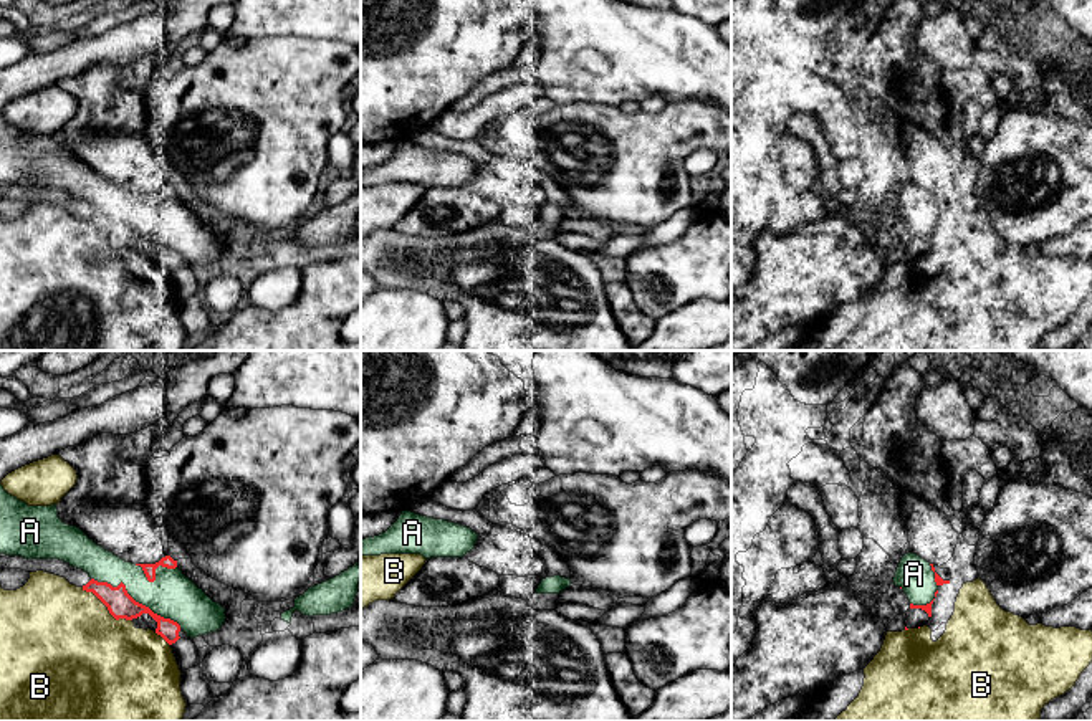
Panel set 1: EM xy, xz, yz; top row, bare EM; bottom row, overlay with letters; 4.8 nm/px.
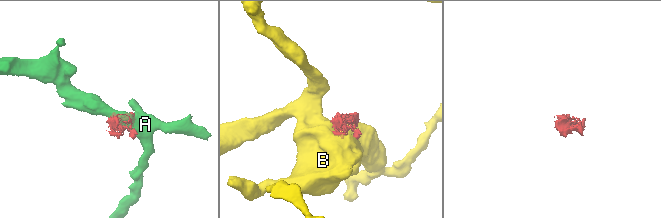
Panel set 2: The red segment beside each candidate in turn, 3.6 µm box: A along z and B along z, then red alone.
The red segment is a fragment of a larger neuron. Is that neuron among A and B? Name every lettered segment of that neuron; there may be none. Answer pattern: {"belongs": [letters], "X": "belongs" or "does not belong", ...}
{"belongs": [], "A": "does not belong", "B": "does not belong"}

